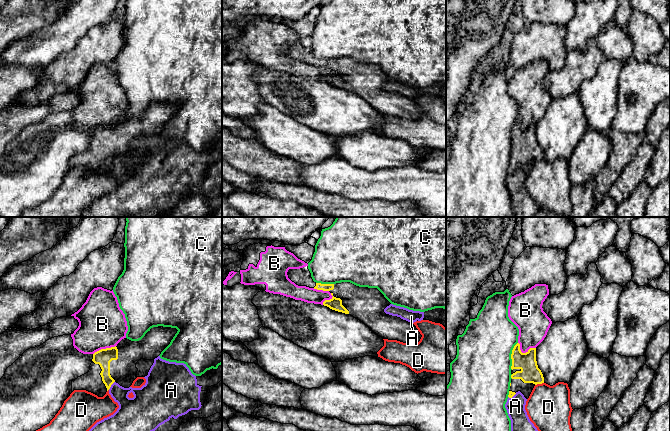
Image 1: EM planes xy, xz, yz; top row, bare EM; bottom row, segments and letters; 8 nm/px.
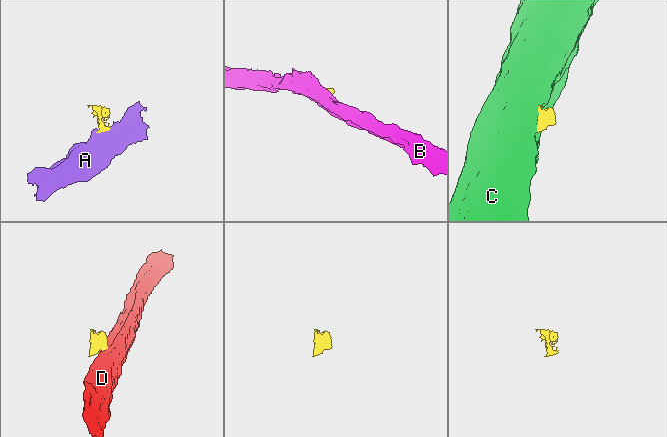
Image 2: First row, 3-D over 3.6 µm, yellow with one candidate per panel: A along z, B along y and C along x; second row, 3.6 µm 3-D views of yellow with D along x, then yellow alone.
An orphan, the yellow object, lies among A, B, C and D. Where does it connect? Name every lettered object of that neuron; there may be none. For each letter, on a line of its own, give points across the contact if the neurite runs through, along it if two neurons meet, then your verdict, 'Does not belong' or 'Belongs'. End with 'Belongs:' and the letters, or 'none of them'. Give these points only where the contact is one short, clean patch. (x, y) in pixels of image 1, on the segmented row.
A: Boundary: xy (114, 381), (108, 389). Does not belong
B: Boundary: yz (518, 342), (519, 349), (522, 352), (535, 347). Does not belong
C: Boundary: yz (517, 342), (511, 354), (511, 369). Does not belong
D: Boundary: yz (543, 382), (535, 385). Does not belong
Belongs: none of them

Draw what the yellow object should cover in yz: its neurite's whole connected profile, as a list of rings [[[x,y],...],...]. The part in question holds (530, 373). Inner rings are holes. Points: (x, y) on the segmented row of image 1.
[[[517,343],[512,350],[511,359],[512,379],[508,397],[512,398],[520,391],[528,399],[534,386],[544,383],[543,374],[536,361],[536,348],[530,348],[526,353],[522,353],[520,344]]]

